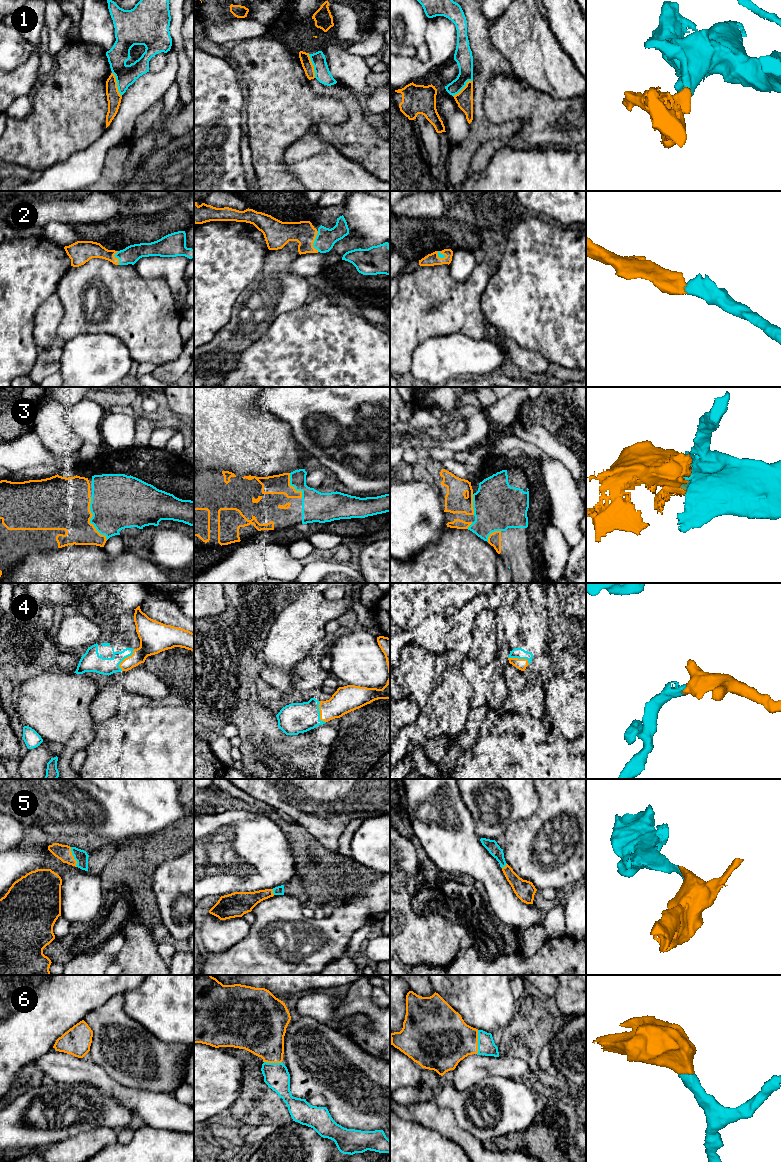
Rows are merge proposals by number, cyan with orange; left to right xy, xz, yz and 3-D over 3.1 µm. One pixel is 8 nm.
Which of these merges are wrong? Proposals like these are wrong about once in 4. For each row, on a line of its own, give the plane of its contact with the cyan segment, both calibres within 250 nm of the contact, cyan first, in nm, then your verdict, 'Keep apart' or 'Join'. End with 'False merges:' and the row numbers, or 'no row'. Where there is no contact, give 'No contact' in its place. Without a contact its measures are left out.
1: Touches cyan in xy. Thickness 170 nm (cyan) against 110 nm. Keep apart
2: Touches cyan in xz. Thickness 160 nm (cyan) against 180 nm. Join
3: Touches cyan in xy. Thickness 420 nm (cyan) against 420 nm. Join
4: Touches cyan in xy. Thickness 140 nm (cyan) against 190 nm. Join
5: Touches cyan in xy. Thickness 110 nm (cyan) against 130 nm. Join
6: Touches cyan in yz. Thickness 140 nm (cyan) against 400 nm. Join
False merges: 1

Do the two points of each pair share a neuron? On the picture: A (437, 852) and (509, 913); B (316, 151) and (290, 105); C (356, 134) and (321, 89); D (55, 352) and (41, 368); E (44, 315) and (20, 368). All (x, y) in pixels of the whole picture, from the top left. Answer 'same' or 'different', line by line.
A: same
B: different
C: same
D: same
E: different

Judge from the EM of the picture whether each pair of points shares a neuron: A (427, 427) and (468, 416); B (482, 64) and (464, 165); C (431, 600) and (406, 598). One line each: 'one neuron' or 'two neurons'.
A: one neuron
B: one neuron
C: one neuron

